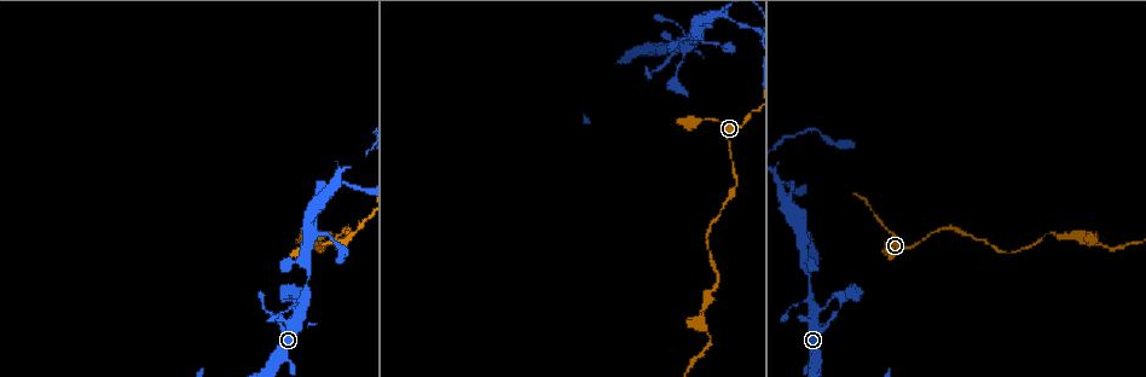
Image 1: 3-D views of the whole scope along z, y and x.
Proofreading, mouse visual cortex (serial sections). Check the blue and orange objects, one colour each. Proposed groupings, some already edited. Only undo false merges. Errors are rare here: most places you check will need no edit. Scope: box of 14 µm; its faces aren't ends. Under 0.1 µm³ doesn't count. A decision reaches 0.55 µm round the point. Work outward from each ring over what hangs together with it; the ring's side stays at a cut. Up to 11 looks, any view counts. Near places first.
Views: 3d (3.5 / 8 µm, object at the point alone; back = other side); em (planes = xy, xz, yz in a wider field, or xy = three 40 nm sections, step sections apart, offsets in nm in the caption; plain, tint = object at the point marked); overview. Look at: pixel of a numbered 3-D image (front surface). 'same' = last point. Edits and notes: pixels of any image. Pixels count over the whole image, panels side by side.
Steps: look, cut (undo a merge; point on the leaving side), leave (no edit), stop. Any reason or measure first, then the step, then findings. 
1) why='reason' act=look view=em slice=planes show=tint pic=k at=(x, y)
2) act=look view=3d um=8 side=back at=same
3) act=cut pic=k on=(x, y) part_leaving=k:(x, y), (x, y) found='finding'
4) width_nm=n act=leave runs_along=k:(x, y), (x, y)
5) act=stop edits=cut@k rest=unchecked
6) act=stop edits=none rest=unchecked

why='sharp bend' act=look view=3d um=3.5 pic=1 at=(1049, 232)

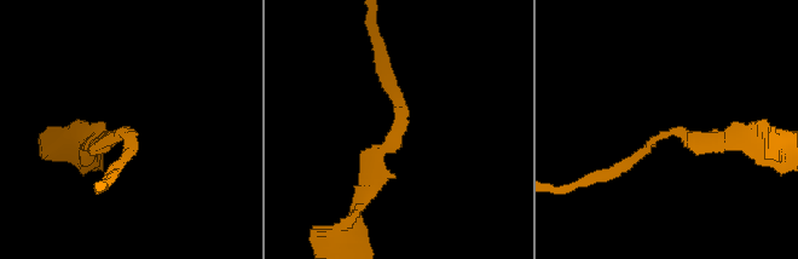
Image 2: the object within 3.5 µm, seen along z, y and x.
arm_widths_nm=150,200 why='shape alone is not enough' act=look view=em slice=xy step=1 show=tint pic=2 at=(663, 136)

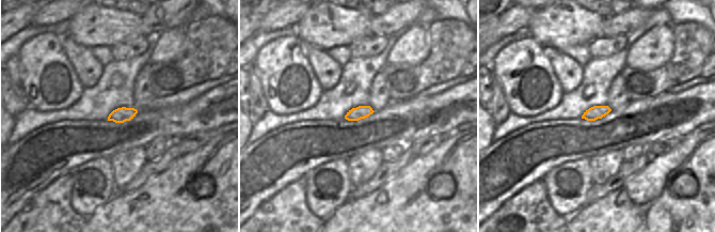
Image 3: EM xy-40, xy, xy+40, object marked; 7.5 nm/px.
act=leave runs_along=2:(601, 179), (670, 131), (728, 142) found='one cell here'

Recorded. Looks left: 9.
why='side arm on a straight run' act=look view=3d um=3.5 pic=1 at=(811, 309)

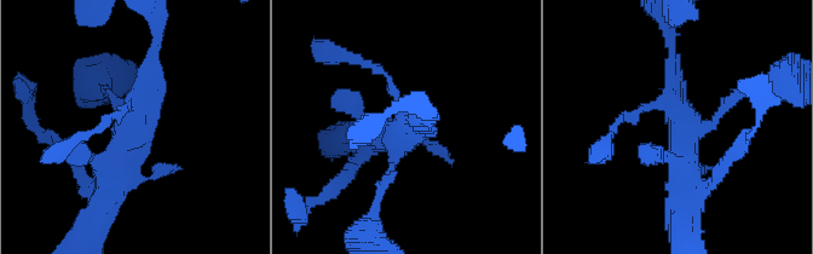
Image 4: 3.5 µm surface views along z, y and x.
why='shape alone is not enough' act=look view=em slice=xy step=3 show=tint pic=4 at=(400, 134)

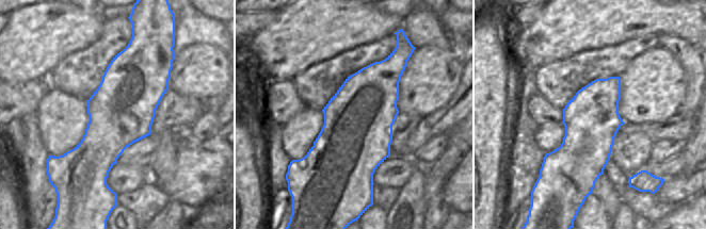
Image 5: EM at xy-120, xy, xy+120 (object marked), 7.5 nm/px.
width_nm=550 act=leave runs_along=4:(102, 205), (154, 100), (154, 56) found='all the same cell'

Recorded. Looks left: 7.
why='thick turns thin' act=look view=3d um=3.5 pic=1 at=(802, 255)

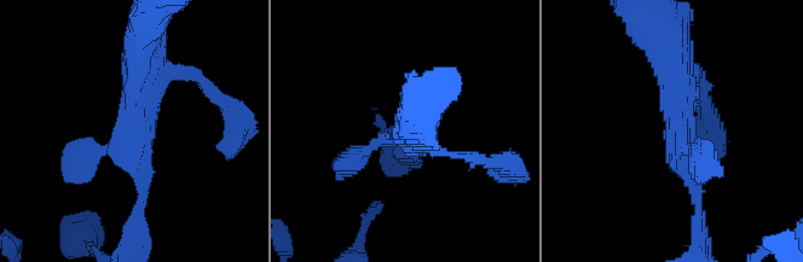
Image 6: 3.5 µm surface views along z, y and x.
act=look view=em slice=xy step=5 show=tint pic=6 at=(135, 137)

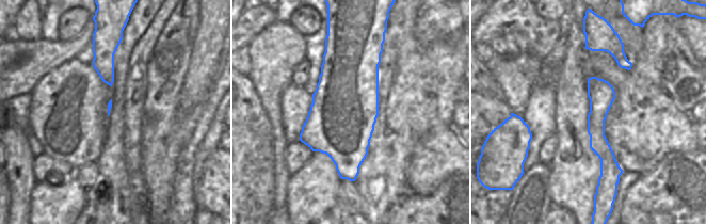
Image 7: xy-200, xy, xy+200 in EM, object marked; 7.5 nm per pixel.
act=leave runs_along=7:(593, 79), (605, 176) found='all the same cell'

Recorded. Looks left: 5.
why='three-way junction' act=look view=3d um=8 pic=1 at=(785, 181)

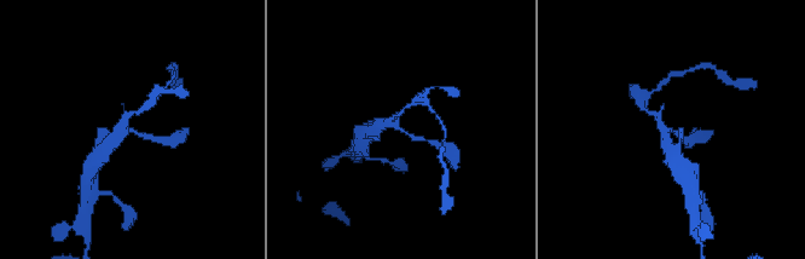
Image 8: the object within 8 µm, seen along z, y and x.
arms=3 arm_widths_nm=150,200,400 why='need the tissue' act=look view=em slice=xy step=3 show=tint pic=8 at=(670, 133)

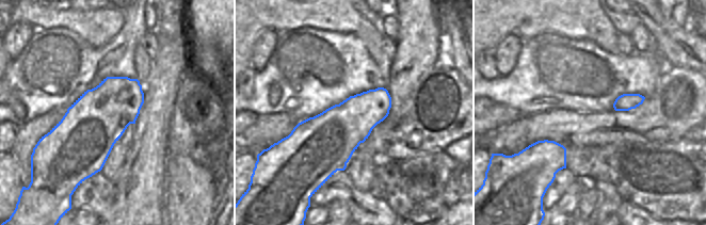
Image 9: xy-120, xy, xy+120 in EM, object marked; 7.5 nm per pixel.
act=leave runs_along=8:(100, 154), (131, 130), (156, 139) found='all the same cell'

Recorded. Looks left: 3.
act=stop edits=none rest=unchecked

